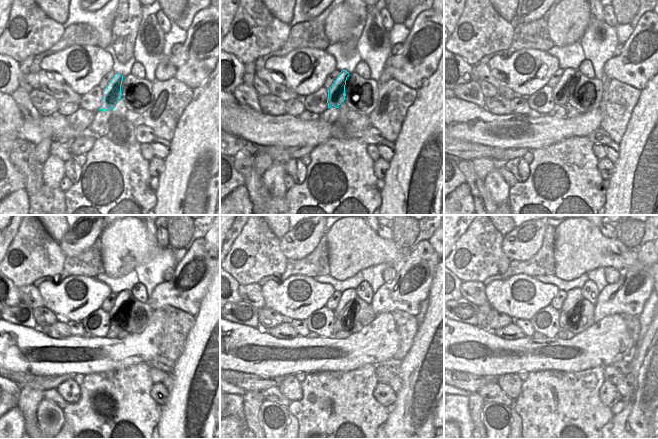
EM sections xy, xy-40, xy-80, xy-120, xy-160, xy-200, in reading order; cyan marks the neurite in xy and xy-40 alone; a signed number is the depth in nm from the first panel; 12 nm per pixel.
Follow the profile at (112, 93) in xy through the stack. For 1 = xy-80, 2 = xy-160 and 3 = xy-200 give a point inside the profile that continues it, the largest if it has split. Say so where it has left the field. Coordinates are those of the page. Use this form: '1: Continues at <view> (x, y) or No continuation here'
1: Continues at xy-80 (560, 94)
2: Continues at xy-160 (349, 295)
3: Continues at xy-200 (573, 298).

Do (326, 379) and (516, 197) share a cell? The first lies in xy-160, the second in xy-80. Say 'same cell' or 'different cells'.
same cell

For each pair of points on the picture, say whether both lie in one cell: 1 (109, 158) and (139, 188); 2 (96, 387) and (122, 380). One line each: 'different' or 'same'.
1: same
2: same

